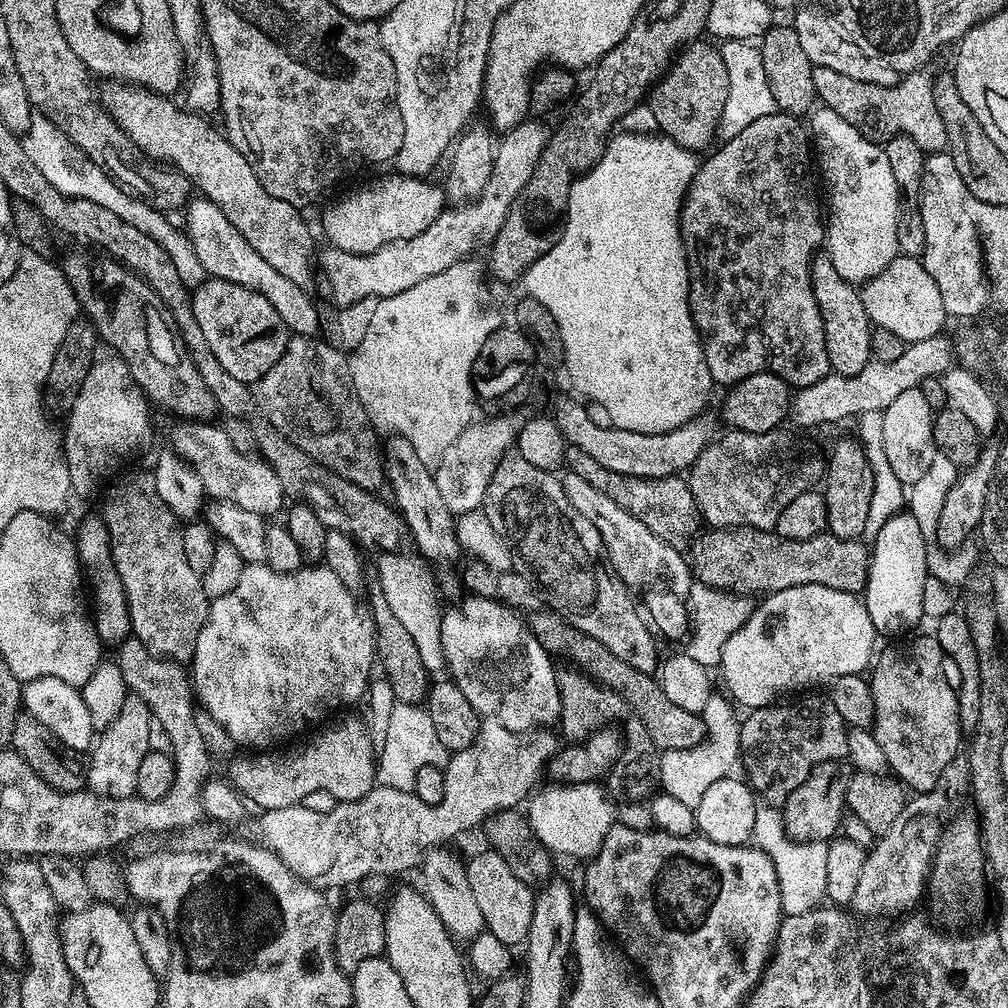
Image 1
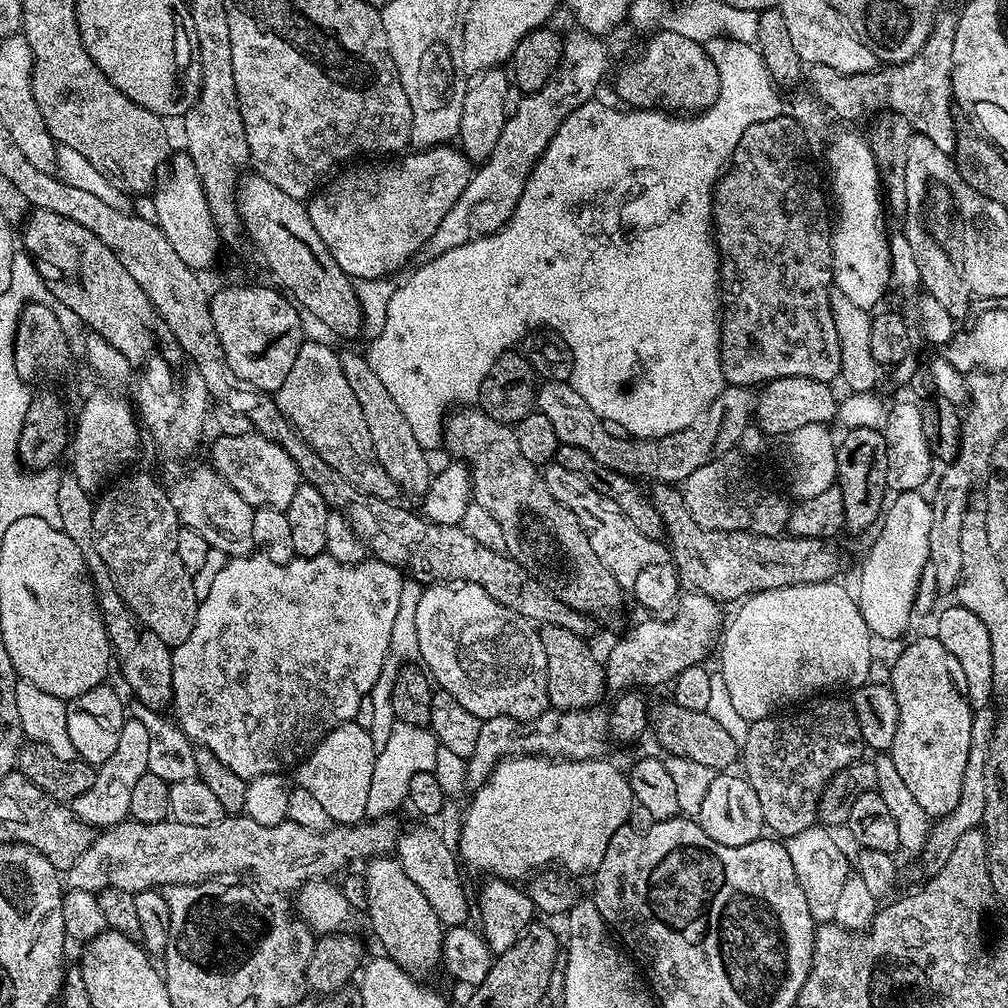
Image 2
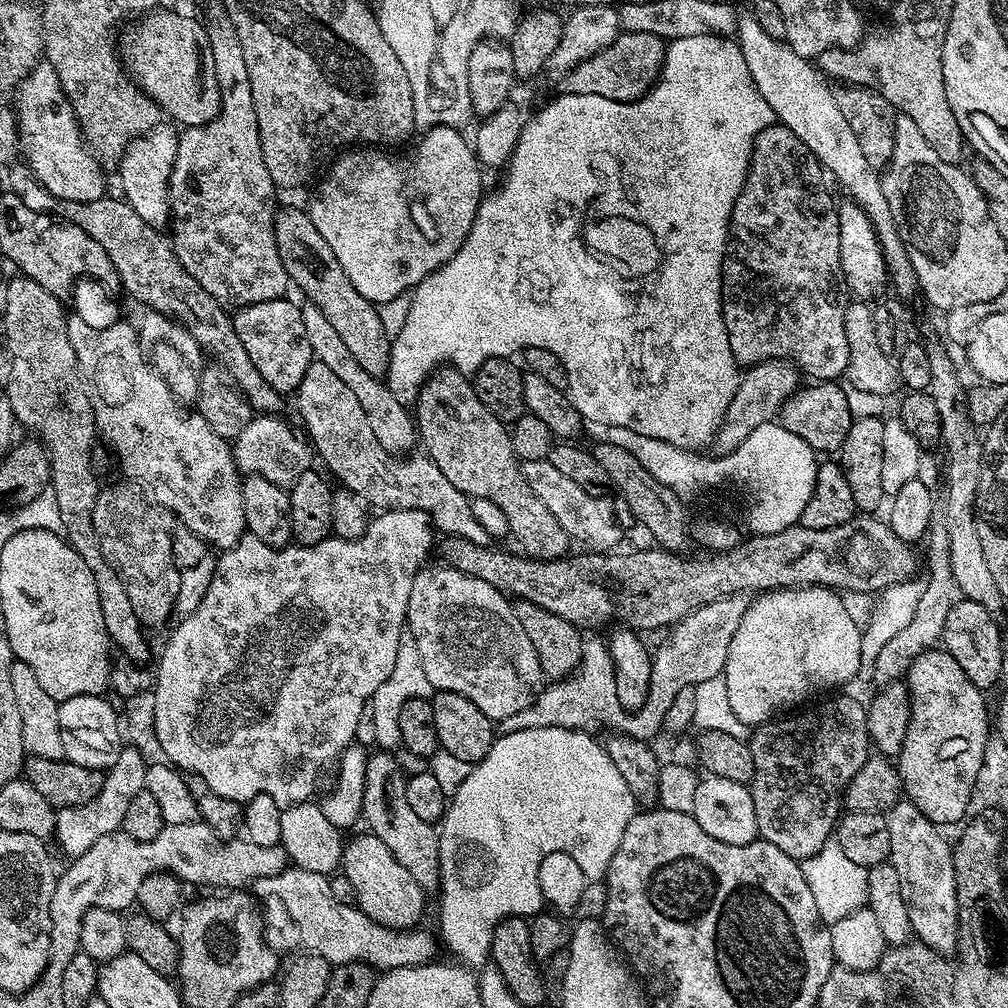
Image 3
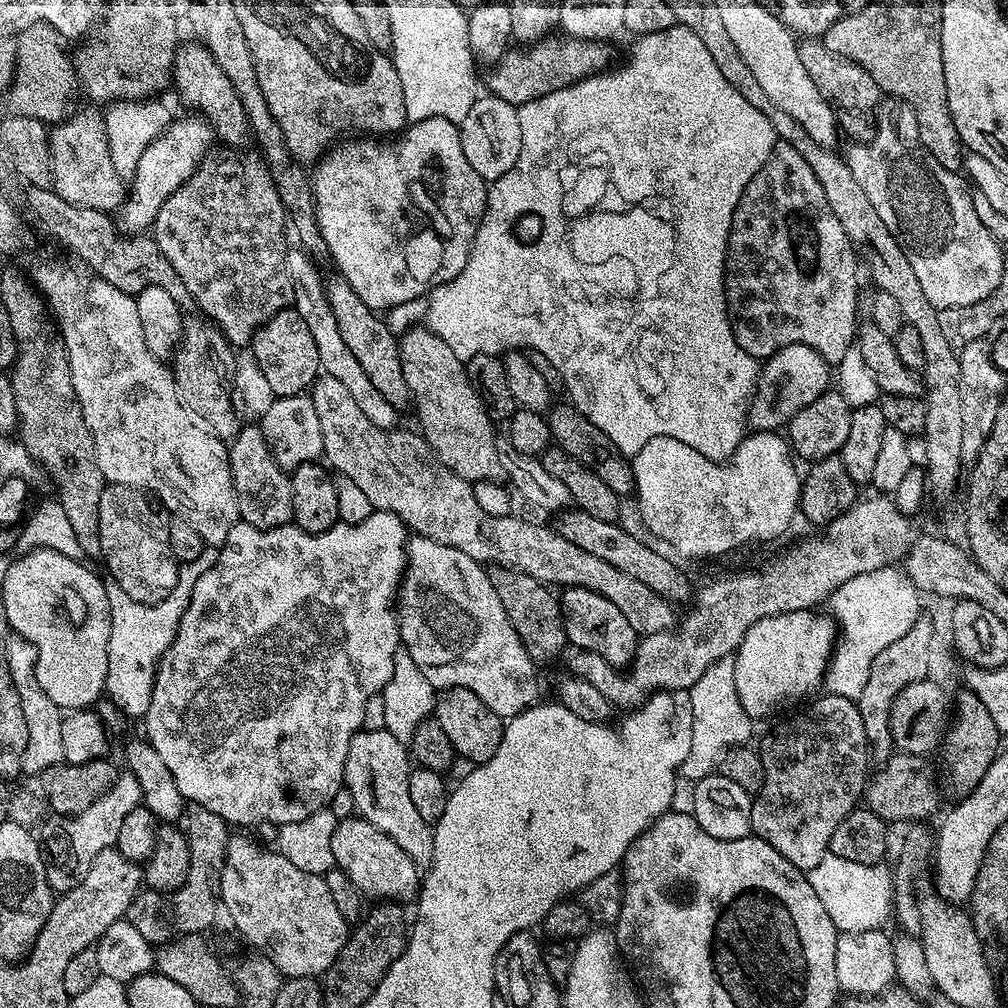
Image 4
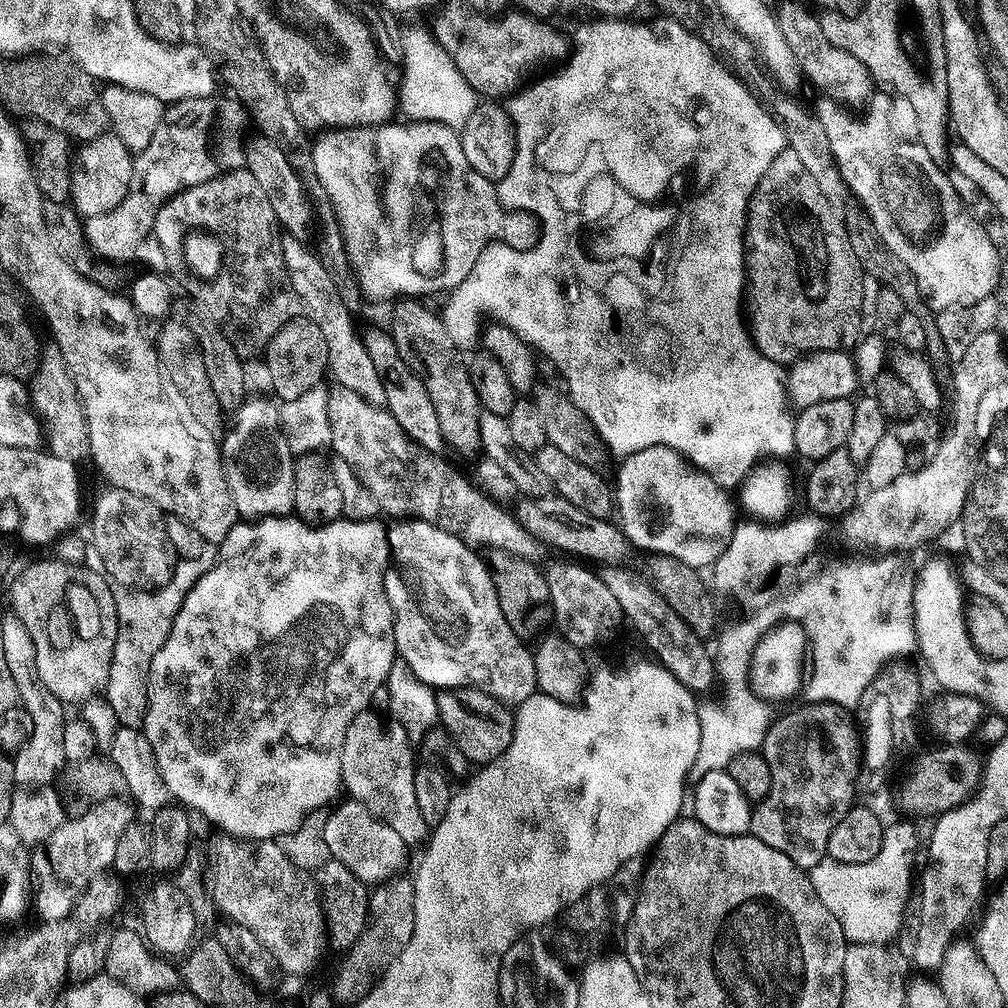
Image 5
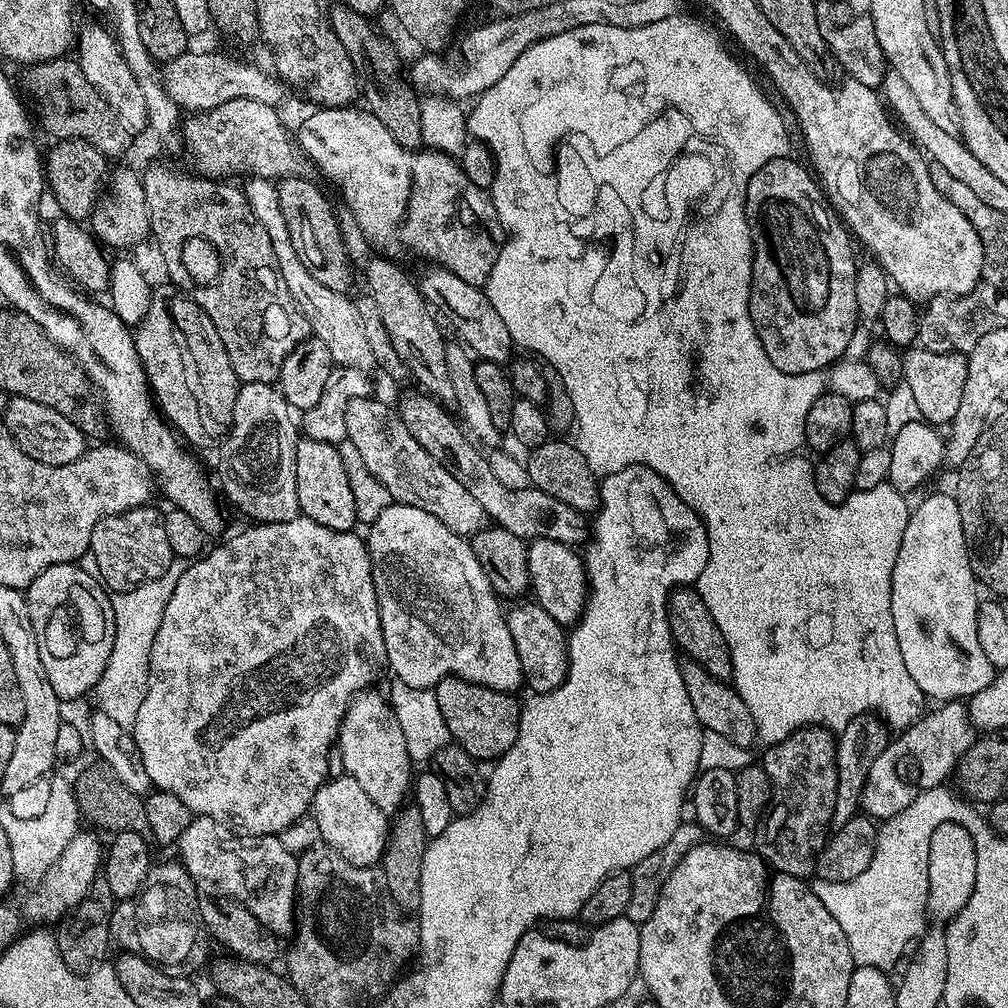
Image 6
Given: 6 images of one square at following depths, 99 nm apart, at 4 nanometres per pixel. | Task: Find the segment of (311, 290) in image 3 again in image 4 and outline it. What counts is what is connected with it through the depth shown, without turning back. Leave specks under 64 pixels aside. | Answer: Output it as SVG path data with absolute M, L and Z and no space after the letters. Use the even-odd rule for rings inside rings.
M333 275L333 280L327 281L328 301L334 310L334 318L338 318L338 330L342 333L342 340L350 346L354 358L358 358L370 382L374 382L374 390L390 402L397 410L409 407L410 393L406 384L406 374L402 374L402 358L400 357L400 341L398 336L388 328L387 319L380 320L377 313L358 294L354 294L352 287L344 281L343 276Z

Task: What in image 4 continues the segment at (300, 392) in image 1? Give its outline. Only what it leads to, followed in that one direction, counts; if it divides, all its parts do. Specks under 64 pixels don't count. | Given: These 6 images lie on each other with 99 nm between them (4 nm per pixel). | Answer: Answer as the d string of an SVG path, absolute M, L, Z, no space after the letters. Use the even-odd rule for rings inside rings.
M321 375L312 385L310 395L322 425L323 459L339 475L356 483L366 498L370 498L373 509L393 512L415 535L454 546L454 550L462 550L462 554L485 566L512 568L549 586L560 584L594 590L602 594L602 598L610 598L641 637L667 632L677 623L673 605L650 590L650 586L642 586L638 578L630 578L630 574L614 570L610 562L602 562L602 558L594 558L594 554L574 546L574 542L566 542L555 527L527 524L516 514L486 514L486 510L478 506L473 485L455 476L432 453L432 447L423 436L415 431L400 432L374 426L338 378Z

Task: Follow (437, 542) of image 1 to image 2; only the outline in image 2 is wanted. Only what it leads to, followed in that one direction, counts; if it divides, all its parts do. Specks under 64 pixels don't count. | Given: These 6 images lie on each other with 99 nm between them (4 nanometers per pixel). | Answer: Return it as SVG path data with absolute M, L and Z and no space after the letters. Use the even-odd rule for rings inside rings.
M341 351L339 355L342 372L346 374L346 382L350 382L350 390L354 390L354 398L358 398L358 406L362 406L366 426L370 429L374 454L382 470L390 474L390 478L403 495L405 492L408 496L423 497L432 484L434 472L433 469L428 469L429 453L420 444L419 436L414 434L410 422L406 422L402 410L398 410L398 402L394 402L394 398L386 394L386 384L378 378L378 374L374 374L367 359L356 352Z

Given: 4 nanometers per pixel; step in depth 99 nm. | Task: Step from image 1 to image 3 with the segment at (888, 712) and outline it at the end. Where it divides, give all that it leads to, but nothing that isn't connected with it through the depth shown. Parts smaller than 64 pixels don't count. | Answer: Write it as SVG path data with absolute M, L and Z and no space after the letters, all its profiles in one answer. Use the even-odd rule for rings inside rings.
M933 646L921 653L906 673L910 698L910 726L906 726L906 738L898 757L898 771L903 795L926 818L937 826L959 825L966 817L966 804L970 800L978 770L982 767L983 754L990 737L990 704L984 701L985 693L970 678L966 678L962 666L943 647Z

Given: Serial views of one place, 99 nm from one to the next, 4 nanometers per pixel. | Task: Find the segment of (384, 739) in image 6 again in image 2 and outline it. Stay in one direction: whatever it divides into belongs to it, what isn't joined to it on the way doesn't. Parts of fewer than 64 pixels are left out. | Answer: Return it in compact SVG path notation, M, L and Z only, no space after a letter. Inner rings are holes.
M412 828L399 837L394 852L402 870L406 870L414 886L422 890L426 902L430 902L445 929L461 927L467 921L464 919L468 916L468 896L464 893L464 880L460 877L462 868L453 845L451 848L432 828Z

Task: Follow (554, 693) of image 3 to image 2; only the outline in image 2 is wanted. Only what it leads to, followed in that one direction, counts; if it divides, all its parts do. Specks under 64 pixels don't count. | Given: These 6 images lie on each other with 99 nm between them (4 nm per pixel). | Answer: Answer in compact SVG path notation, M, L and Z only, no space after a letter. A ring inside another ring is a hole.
M549 708L537 720L533 721L534 738L530 734L514 737L518 722L505 716L481 721L474 754L466 765L467 785L472 788L480 787L488 780L488 776L501 760L515 754L532 751L535 755L567 760L590 760L601 757L606 748L605 742L608 742L610 734L608 715L604 710L601 710L595 708L560 712Z

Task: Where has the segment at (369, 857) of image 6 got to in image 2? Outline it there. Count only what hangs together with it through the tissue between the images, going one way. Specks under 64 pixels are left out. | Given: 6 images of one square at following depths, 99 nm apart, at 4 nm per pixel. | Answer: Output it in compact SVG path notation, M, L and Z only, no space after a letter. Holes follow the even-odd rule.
M388 854L381 855L368 860L366 867L362 872L368 899L366 914L372 923L373 934L384 947L383 955L393 960L409 976L428 978L424 976L430 975L442 964L440 955L446 929L440 923L438 914L434 914L430 902L426 902L422 890L414 886L414 882L406 875L406 870L402 870L399 859Z

